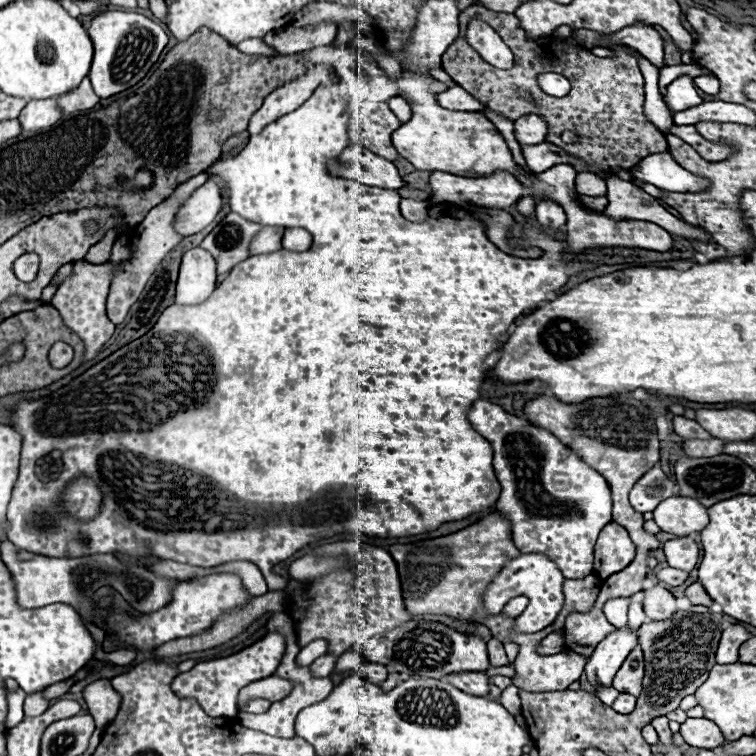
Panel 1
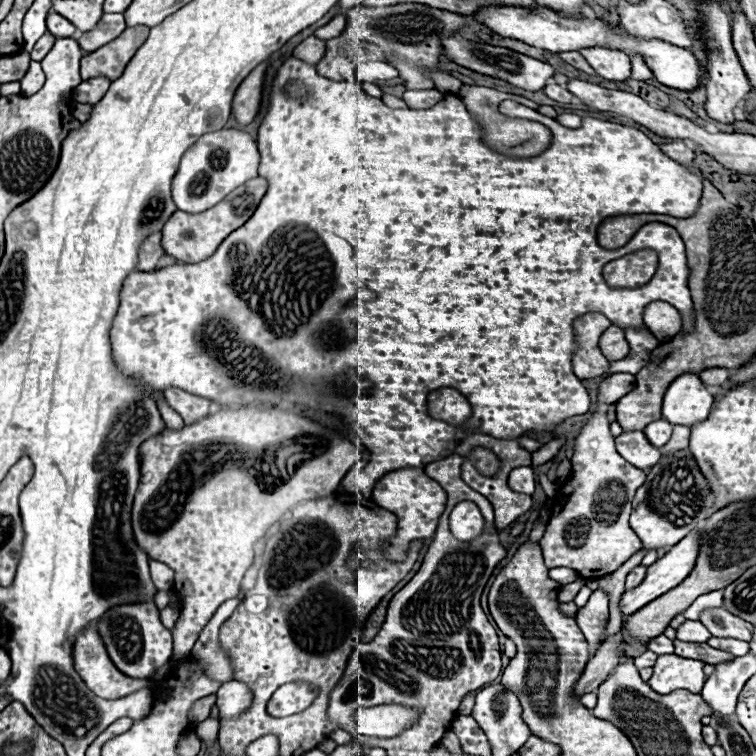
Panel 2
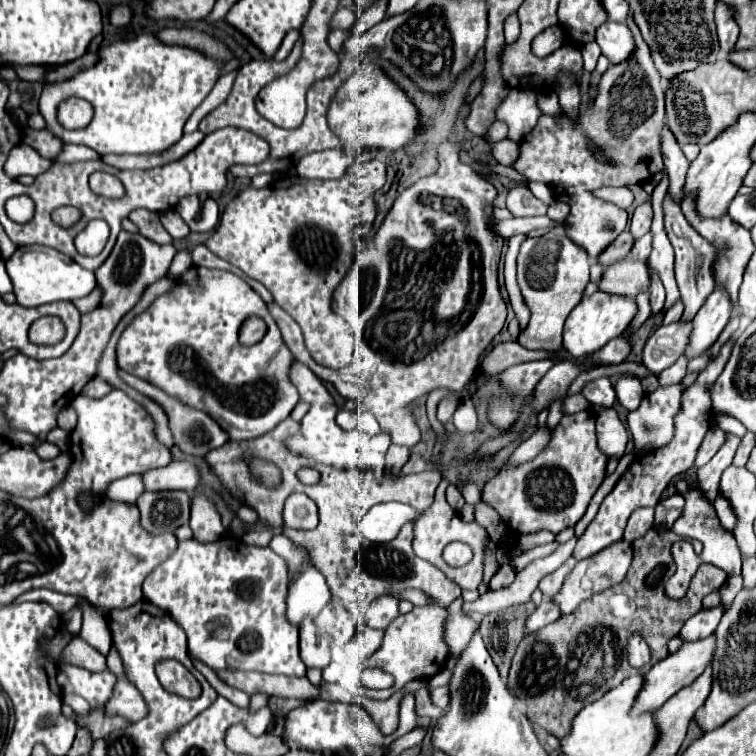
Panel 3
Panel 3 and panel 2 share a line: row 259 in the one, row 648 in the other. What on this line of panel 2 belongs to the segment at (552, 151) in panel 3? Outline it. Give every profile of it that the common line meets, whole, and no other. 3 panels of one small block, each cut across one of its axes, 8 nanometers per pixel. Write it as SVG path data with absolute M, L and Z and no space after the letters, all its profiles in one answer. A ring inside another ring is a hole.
M600 588L594 590L588 604L578 610L576 622L582 634L586 636L586 642L590 644L590 652L594 654L602 644L606 624L608 624L608 594L602 592Z

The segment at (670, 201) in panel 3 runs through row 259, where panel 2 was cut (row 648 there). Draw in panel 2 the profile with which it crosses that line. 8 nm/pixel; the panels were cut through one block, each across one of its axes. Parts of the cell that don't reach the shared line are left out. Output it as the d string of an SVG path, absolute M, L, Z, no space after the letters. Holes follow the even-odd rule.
M674 640L676 646L676 654L684 656L684 658L694 658L694 660L702 660L706 664L722 664L722 662L730 662L734 660L734 656L730 652L724 650L716 650L708 644L696 644L696 642L682 642L682 640Z

